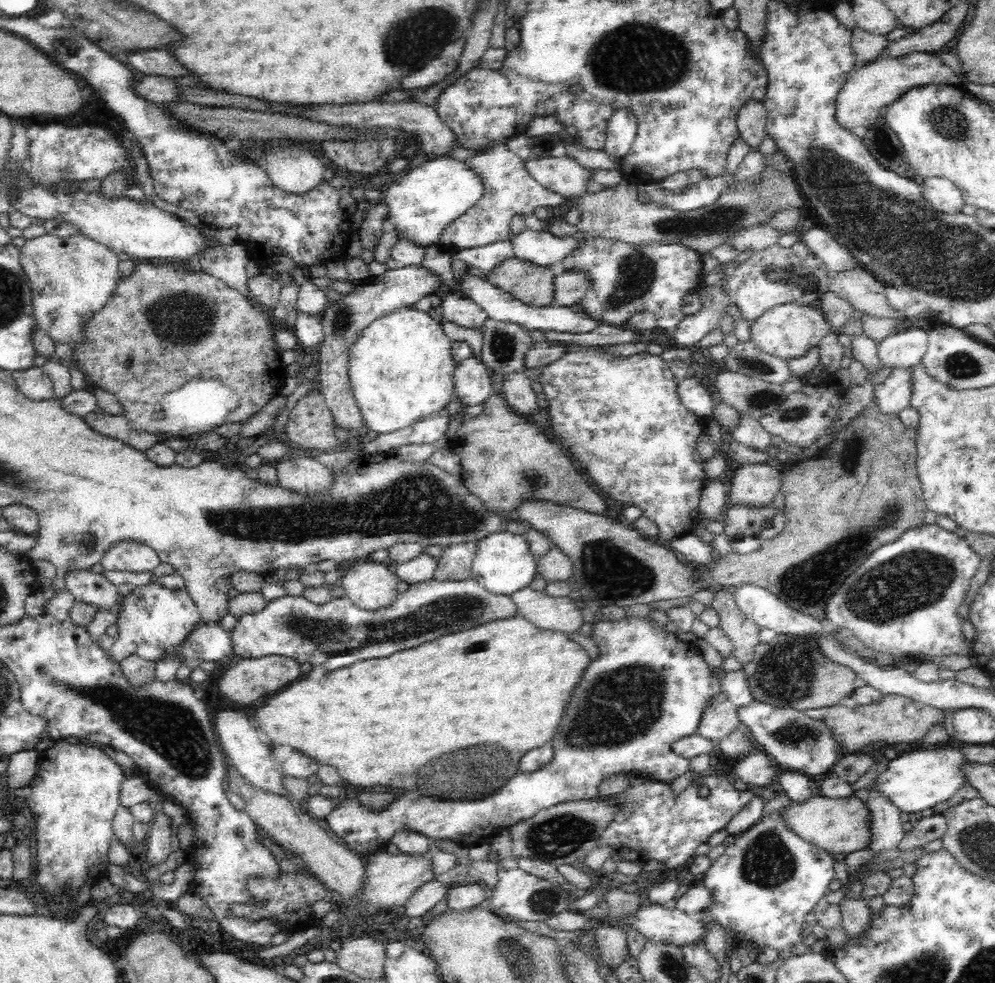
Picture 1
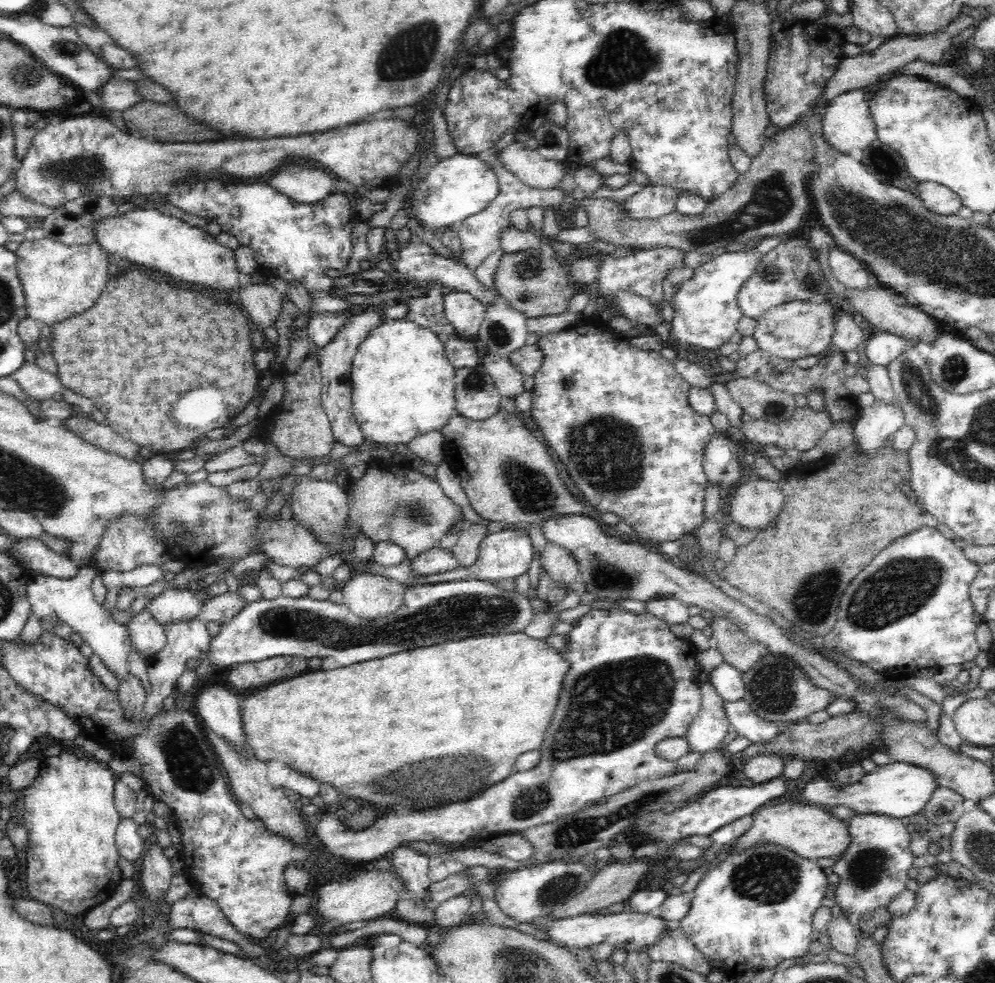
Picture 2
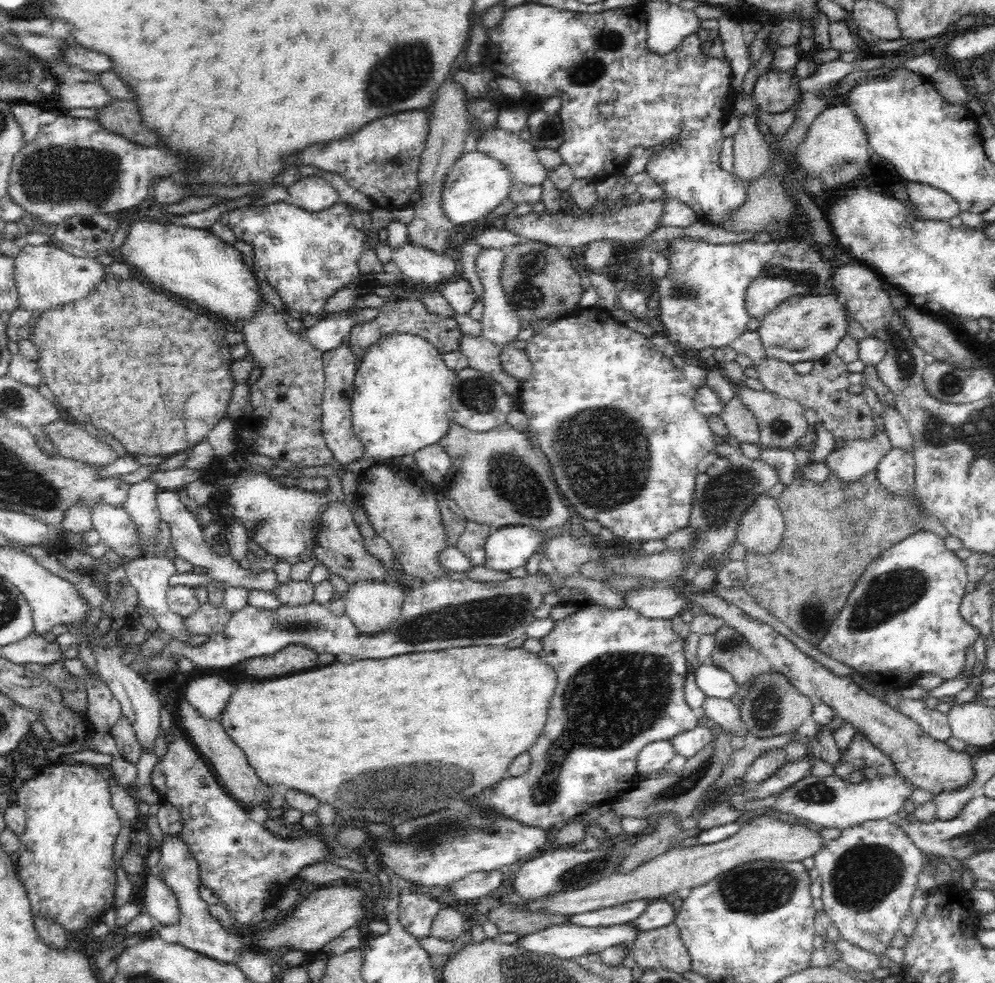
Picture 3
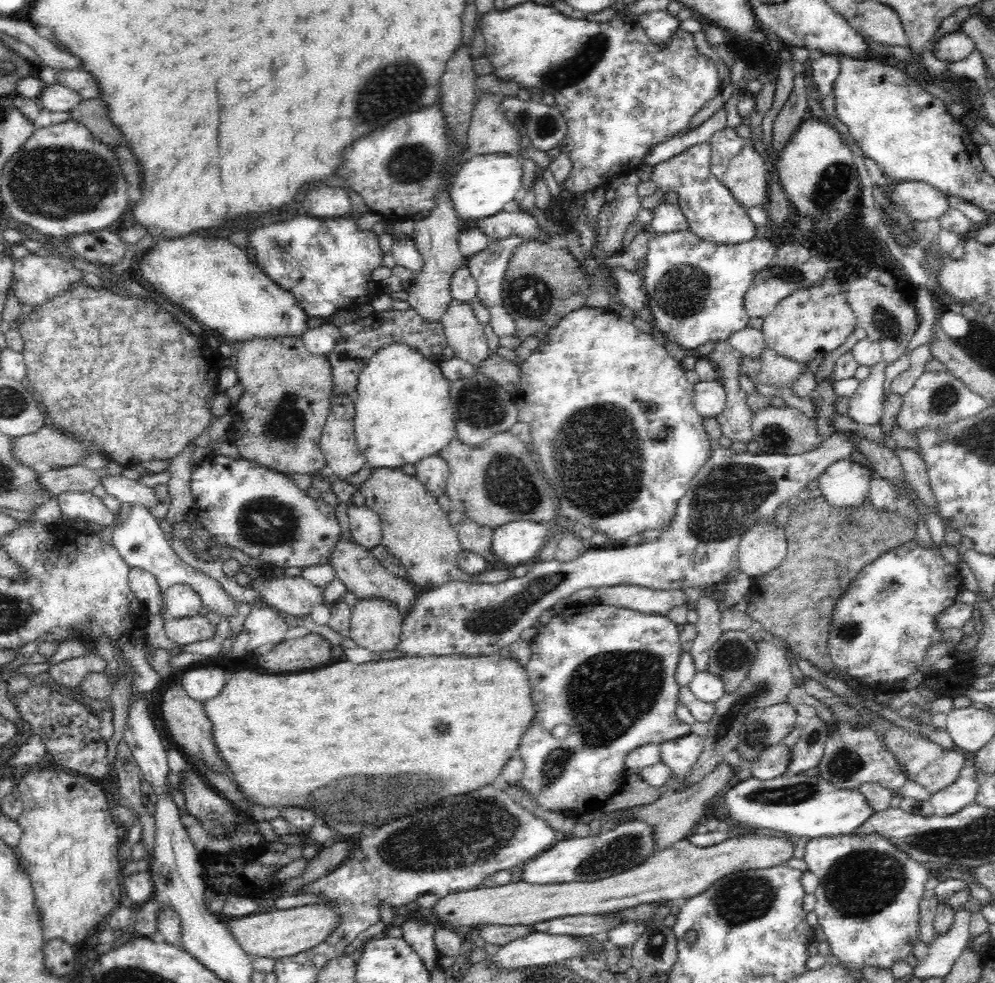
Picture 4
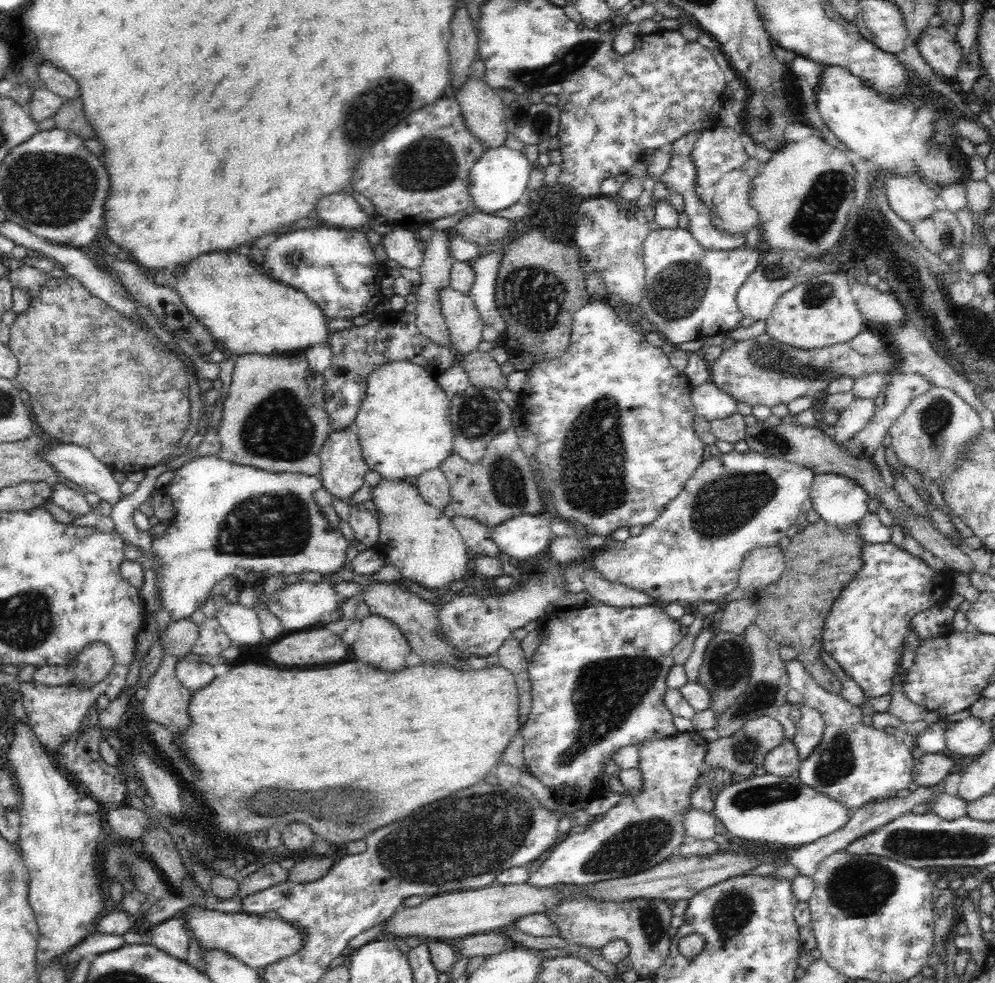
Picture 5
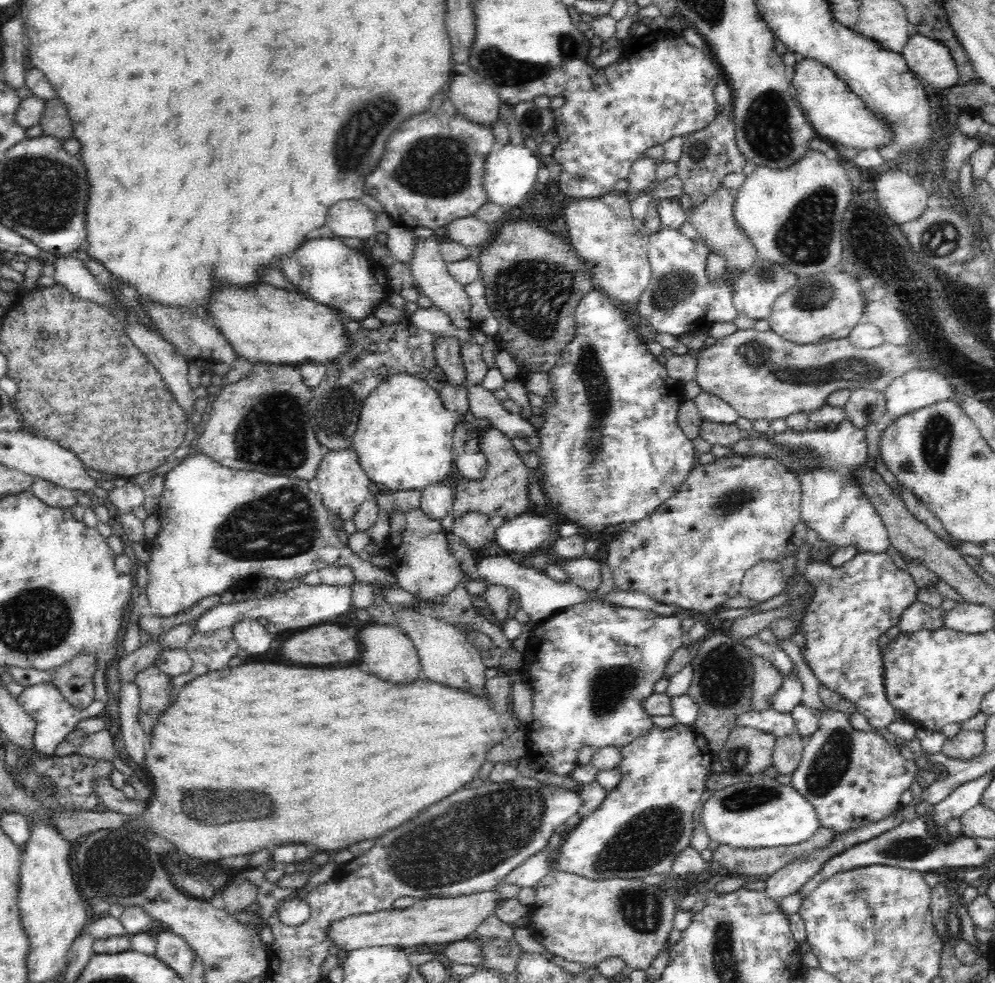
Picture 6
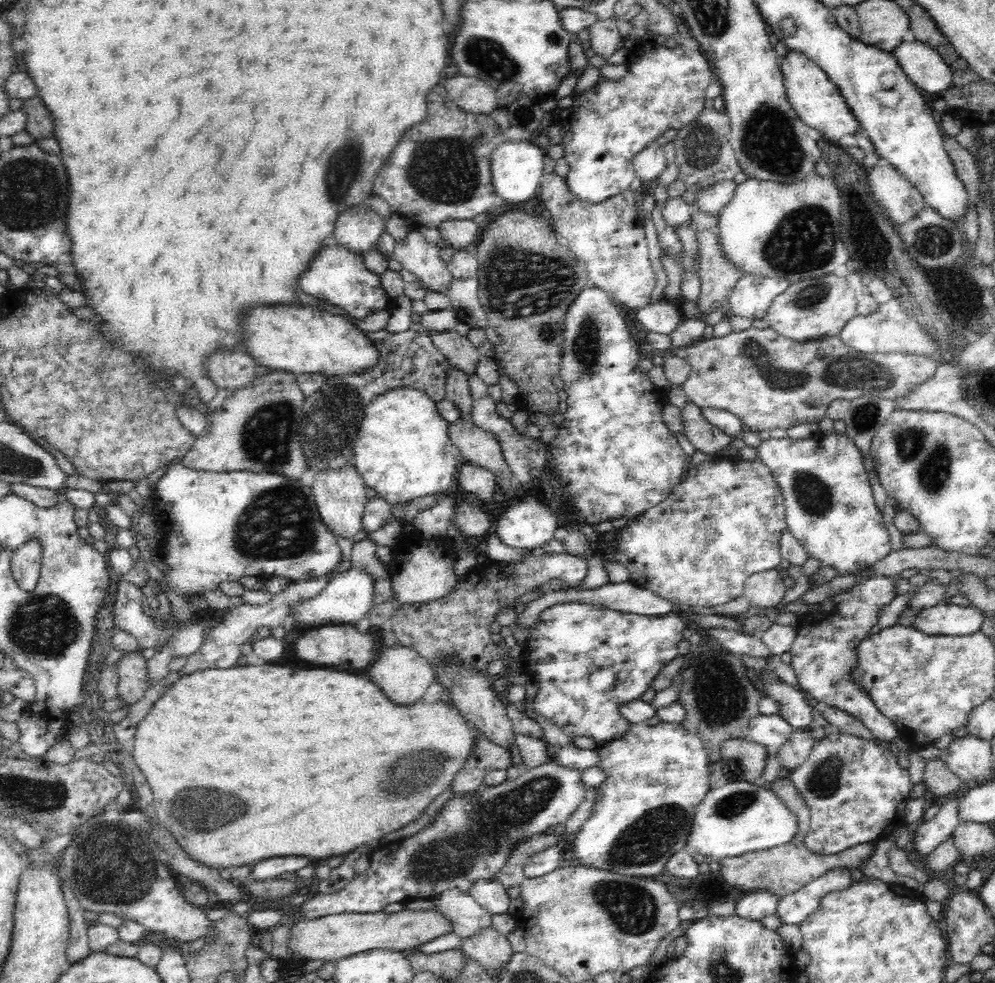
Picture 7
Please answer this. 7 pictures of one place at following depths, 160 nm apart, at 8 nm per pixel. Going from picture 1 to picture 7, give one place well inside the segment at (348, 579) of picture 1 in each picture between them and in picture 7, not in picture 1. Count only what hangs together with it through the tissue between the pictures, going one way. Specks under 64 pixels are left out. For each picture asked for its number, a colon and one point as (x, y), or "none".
2: (368, 595)
3: (372, 606)
4: (375, 624)
5: (381, 643)
6: (388, 653)
7: (403, 675)

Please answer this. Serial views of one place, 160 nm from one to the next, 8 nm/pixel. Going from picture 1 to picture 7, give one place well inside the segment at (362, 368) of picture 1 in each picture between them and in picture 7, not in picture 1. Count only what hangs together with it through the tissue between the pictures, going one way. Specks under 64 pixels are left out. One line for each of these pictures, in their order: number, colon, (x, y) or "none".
2: (403, 386)
3: (401, 403)
4: (403, 412)
5: (404, 426)
6: (404, 439)
7: (403, 451)

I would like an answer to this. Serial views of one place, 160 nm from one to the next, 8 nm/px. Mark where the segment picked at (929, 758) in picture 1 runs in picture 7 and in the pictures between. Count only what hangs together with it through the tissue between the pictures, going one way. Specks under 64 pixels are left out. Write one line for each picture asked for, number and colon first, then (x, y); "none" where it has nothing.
2: (898, 789)
3: (829, 802)
4: (799, 805)
5: (769, 809)
6: (755, 812)
7: (740, 817)

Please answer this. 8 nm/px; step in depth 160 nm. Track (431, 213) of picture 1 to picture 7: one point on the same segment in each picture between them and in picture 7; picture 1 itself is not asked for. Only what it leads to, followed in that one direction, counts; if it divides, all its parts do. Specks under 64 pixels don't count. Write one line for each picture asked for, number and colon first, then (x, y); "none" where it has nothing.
2: (458, 187)
3: (476, 184)
4: (484, 184)
5: (500, 178)
6: (509, 172)
7: (516, 167)

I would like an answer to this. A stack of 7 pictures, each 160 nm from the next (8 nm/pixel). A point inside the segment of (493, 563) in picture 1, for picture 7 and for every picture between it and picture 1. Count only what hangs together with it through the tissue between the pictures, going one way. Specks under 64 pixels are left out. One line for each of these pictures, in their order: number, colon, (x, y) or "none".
2: (504, 554)
3: (510, 547)
4: (520, 542)
5: (524, 536)
6: (523, 534)
7: (527, 524)

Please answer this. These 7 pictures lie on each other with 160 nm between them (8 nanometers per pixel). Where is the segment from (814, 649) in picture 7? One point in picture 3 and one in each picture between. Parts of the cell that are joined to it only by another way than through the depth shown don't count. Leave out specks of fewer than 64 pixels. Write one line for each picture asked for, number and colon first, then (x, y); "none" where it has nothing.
3: (904, 615)
4: (882, 625)
5: (870, 621)
6: (852, 606)

